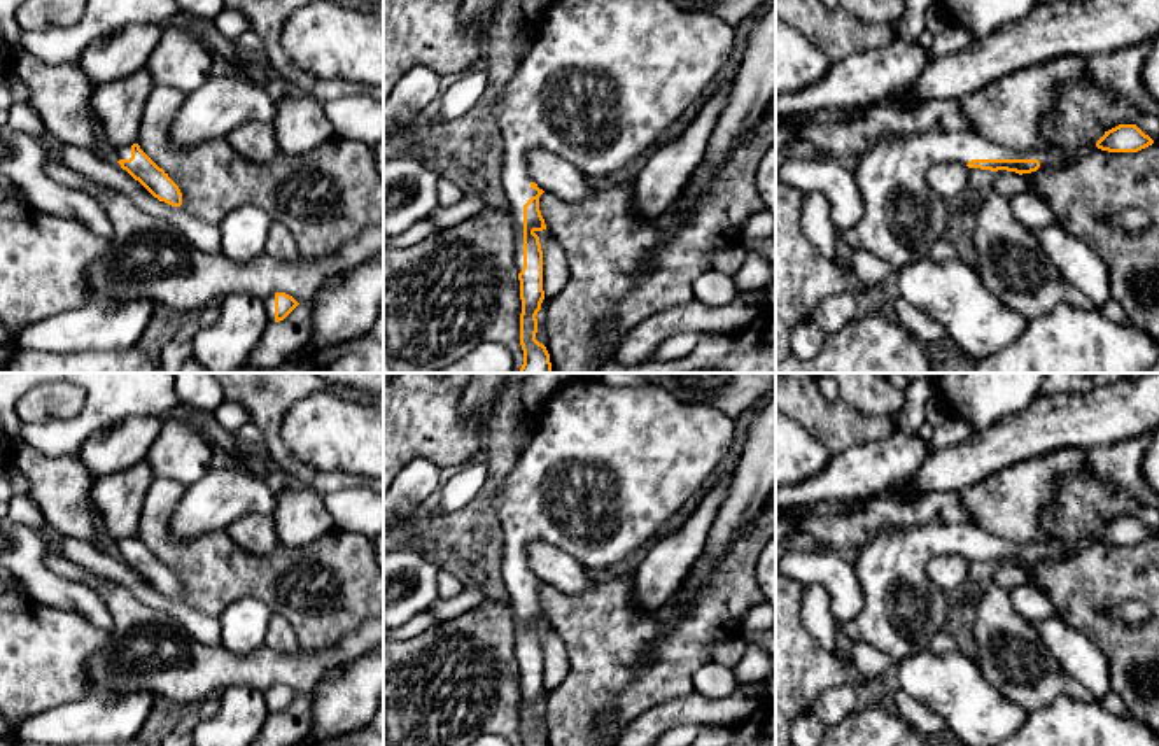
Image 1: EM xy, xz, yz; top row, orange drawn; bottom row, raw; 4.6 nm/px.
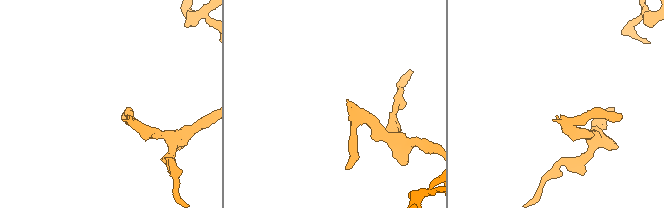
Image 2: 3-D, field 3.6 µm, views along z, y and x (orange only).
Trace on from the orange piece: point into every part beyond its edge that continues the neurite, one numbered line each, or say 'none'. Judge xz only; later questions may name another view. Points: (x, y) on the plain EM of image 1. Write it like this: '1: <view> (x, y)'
1: xz (603, 471)

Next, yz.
1: yz (902, 610)

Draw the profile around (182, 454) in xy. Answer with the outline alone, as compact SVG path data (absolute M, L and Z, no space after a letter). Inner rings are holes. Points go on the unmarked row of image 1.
M170 420L163 426L145 461L152 475L184 487L203 478L210 469L212 443L200 431Z

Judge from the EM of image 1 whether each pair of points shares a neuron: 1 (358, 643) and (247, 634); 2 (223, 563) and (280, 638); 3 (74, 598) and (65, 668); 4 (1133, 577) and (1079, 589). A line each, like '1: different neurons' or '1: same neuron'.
1: different neurons
2: different neurons
3: different neurons
4: same neuron

